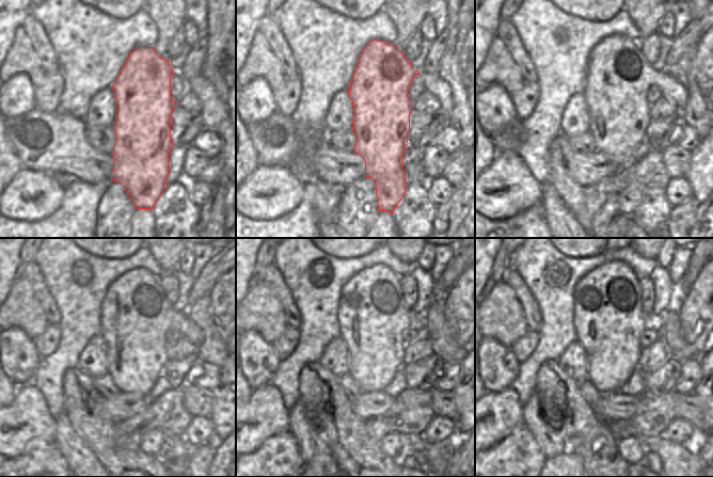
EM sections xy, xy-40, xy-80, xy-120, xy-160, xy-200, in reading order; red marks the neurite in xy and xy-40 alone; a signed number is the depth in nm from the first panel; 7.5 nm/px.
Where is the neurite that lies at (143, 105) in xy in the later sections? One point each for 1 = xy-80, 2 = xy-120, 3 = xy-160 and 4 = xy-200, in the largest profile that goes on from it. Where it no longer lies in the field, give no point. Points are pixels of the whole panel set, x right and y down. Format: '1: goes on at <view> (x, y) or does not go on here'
1: goes on at xy-80 (618, 75)
2: goes on at xy-120 (135, 316)
3: goes on at xy-160 (373, 316)
4: goes on at xy-200 (608, 319)

